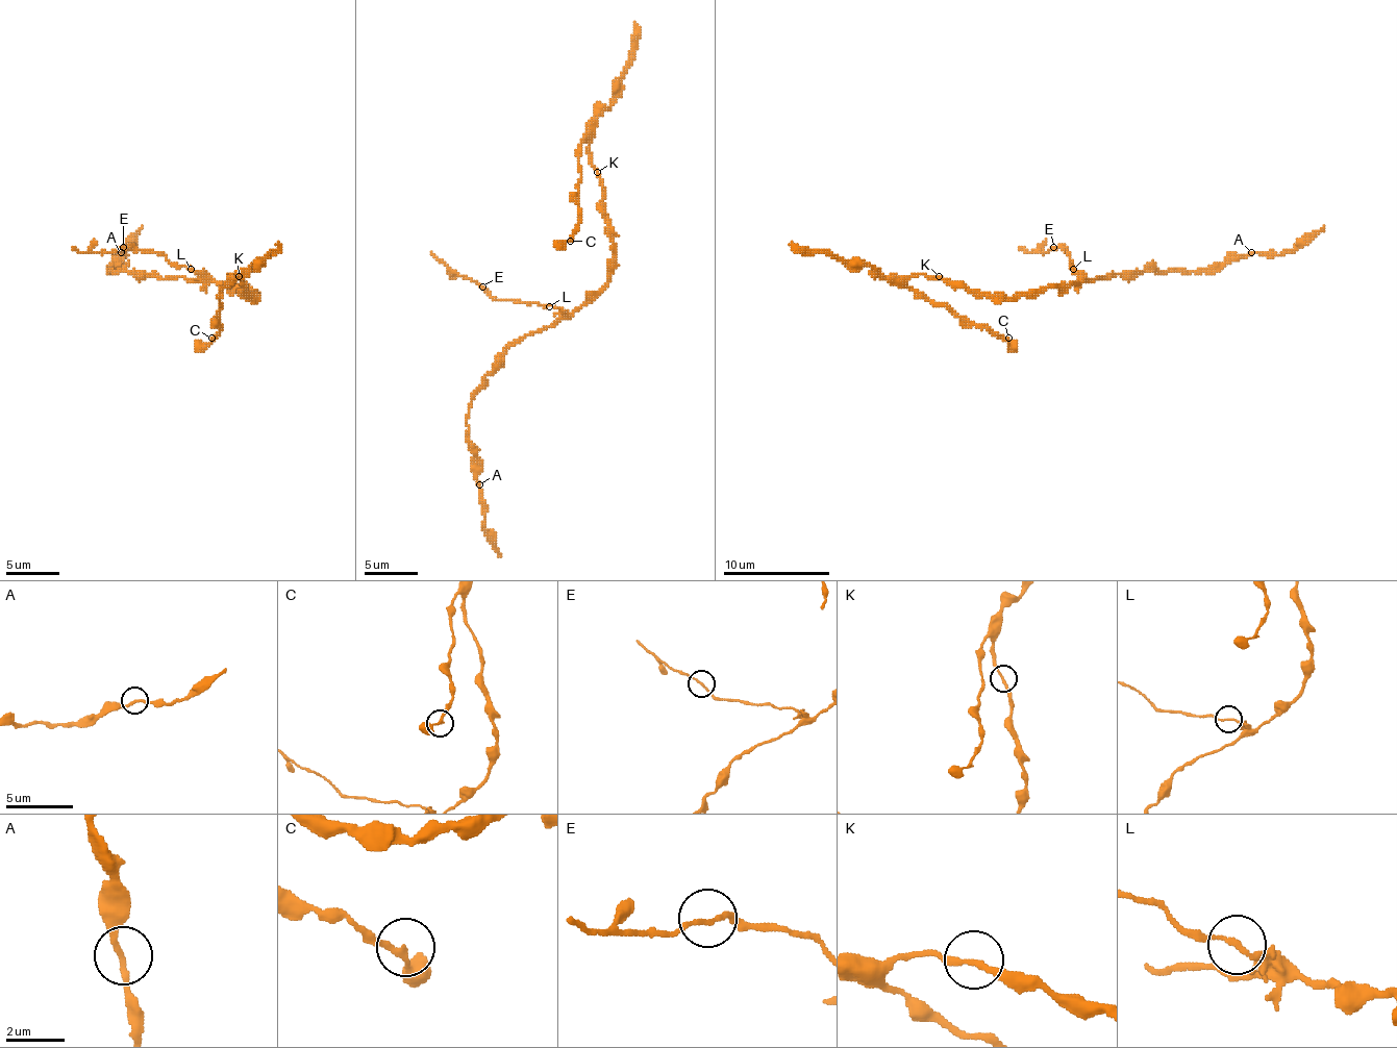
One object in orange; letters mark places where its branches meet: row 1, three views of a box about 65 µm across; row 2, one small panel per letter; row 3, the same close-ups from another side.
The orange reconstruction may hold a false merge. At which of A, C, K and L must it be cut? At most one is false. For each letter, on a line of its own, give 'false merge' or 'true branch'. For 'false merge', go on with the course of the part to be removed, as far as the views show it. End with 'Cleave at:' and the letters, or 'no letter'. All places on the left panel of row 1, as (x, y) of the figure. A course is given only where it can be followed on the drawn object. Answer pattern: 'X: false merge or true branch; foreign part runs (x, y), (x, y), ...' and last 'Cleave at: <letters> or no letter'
A: true branch
C: true branch
K: true branch
L: false merge; foreign part runs (190, 269), (155, 252), (118, 247), (94, 252), (72, 247)
Cleave at: L

